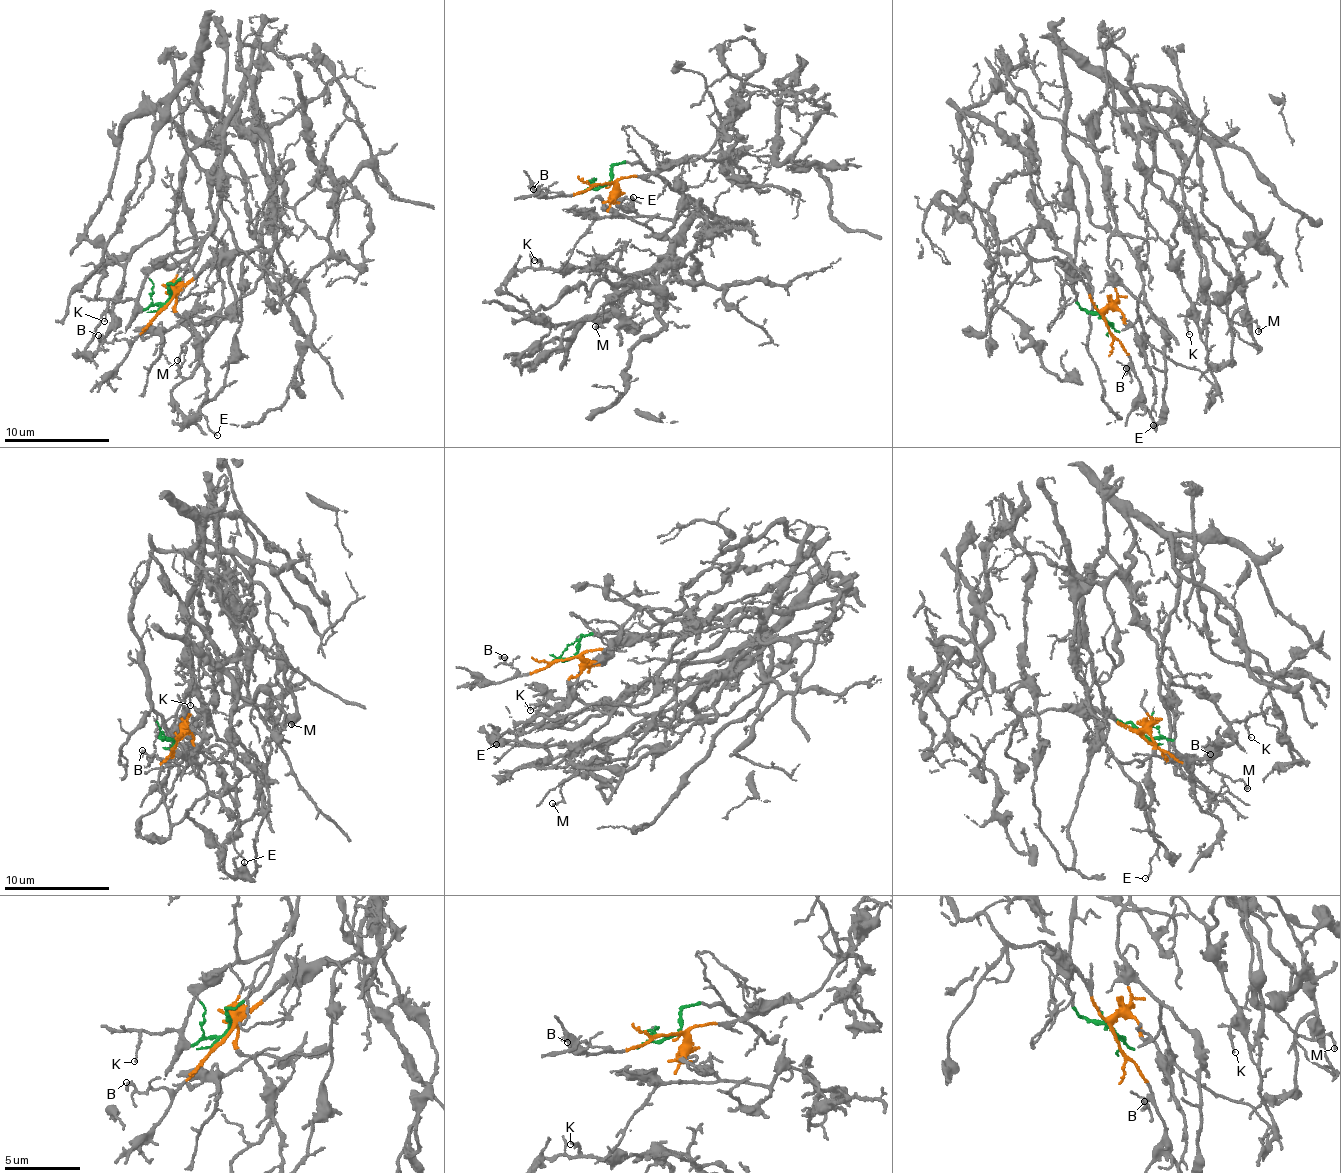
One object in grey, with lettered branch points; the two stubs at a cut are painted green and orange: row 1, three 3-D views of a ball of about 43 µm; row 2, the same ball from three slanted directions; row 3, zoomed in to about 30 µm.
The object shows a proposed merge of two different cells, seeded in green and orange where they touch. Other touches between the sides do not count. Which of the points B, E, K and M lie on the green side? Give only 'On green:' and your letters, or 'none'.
On green: none

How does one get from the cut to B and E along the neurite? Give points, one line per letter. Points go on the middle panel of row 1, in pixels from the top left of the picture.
B: (604, 184), (566, 194), (532, 189)
E: (604, 184), (613, 189), (611, 201), (627, 209), (625, 205), (628, 212), (620, 205), (625, 196), (632, 196)

